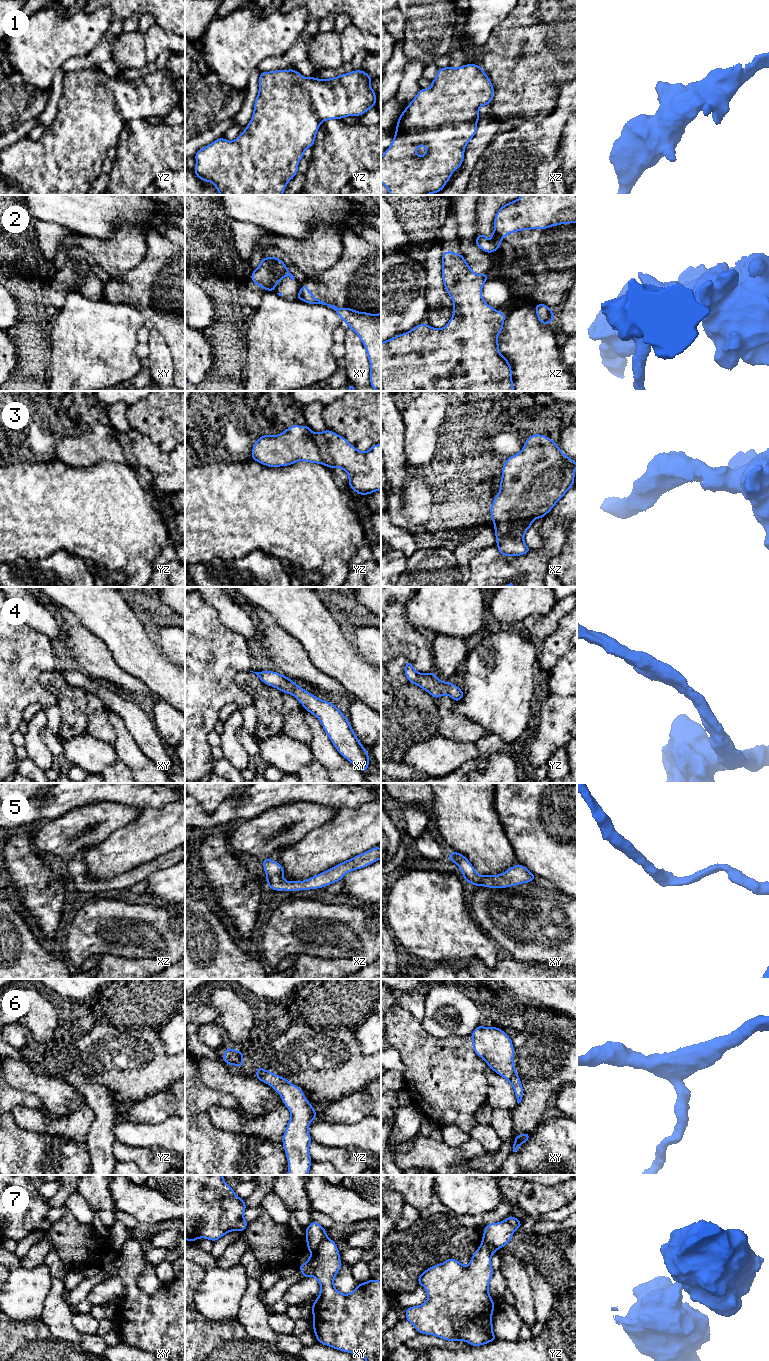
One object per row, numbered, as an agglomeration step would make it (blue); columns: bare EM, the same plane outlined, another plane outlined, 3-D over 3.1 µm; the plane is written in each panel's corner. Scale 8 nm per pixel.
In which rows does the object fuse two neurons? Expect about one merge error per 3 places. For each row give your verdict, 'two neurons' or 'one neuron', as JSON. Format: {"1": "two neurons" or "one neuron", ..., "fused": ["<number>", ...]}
{"1": "one neuron", "2": "two neurons", "3": "one neuron", "4": "one neuron", "5": "one neuron", "6": "one neuron", "7": "two neurons", "fused": ["2", "7"]}

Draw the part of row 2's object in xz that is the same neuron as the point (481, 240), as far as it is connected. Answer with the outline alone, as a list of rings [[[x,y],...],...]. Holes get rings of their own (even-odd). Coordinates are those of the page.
[[[492,232],[490,243],[487,242],[486,234],[479,234],[475,239],[475,244],[485,253],[494,253],[500,247],[502,241]]]

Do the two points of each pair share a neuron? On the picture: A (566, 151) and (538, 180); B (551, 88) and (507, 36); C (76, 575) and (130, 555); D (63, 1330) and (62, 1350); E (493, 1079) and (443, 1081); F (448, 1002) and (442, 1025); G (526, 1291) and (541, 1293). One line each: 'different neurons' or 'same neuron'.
A: different neurons
B: same neuron
C: different neurons
D: different neurons
E: different neurons
F: same neuron
G: different neurons

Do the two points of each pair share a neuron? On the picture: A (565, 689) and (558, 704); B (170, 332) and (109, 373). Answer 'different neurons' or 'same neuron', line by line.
A: different neurons
B: different neurons

